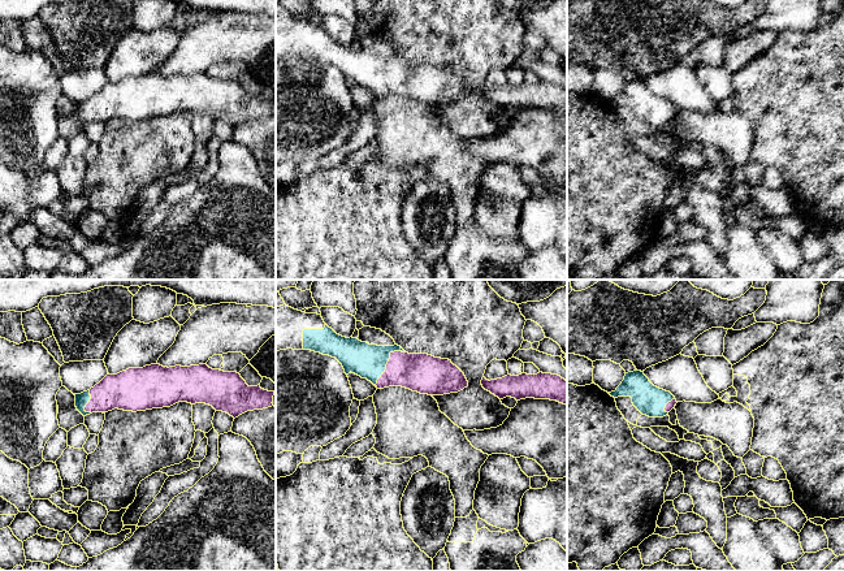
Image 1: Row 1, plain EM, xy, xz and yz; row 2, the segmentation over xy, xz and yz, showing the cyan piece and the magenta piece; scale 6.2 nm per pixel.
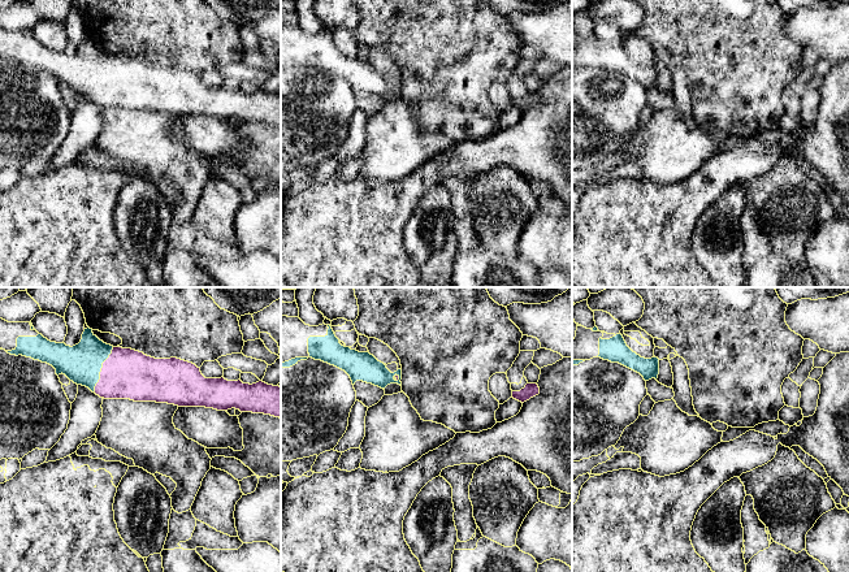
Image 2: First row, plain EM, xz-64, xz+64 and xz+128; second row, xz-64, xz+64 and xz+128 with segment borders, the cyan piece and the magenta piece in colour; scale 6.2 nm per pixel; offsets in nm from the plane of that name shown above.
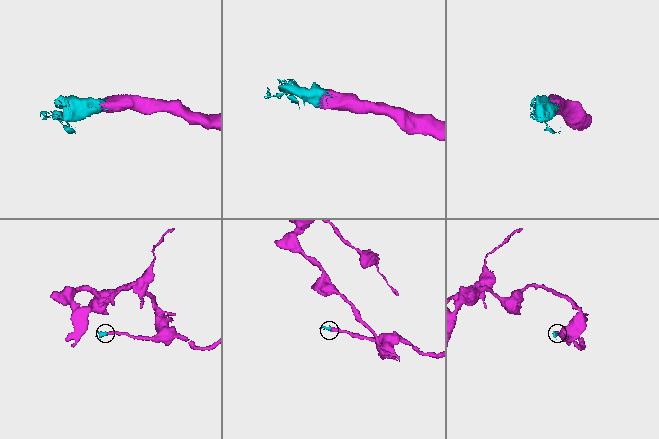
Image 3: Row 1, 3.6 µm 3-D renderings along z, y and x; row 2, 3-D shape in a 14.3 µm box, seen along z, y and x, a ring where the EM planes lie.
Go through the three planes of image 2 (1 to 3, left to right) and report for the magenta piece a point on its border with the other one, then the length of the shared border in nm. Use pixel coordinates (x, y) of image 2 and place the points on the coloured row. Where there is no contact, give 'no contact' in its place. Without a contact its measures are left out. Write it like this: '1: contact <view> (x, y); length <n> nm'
1: contact xz-64 (100, 369); length 300 nm
2: contact xz+64 (399, 378); length 50 nm
3: no contact

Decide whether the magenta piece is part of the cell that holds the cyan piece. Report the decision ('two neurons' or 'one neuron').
one neuron

